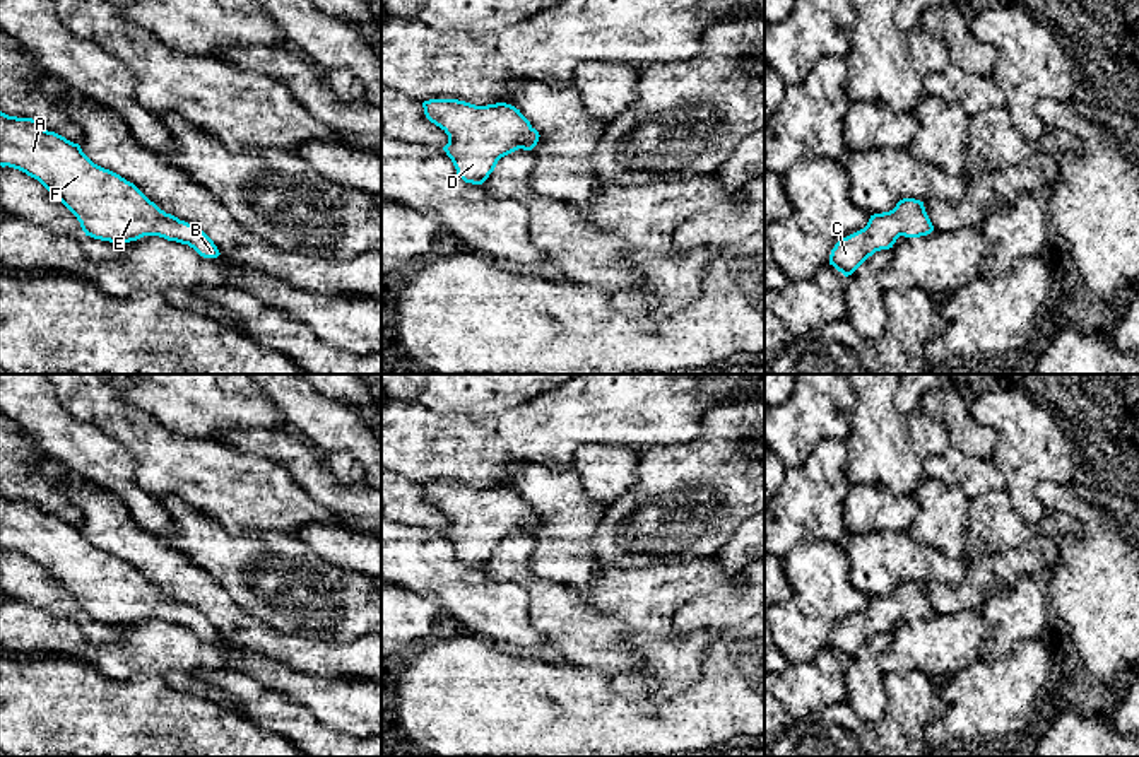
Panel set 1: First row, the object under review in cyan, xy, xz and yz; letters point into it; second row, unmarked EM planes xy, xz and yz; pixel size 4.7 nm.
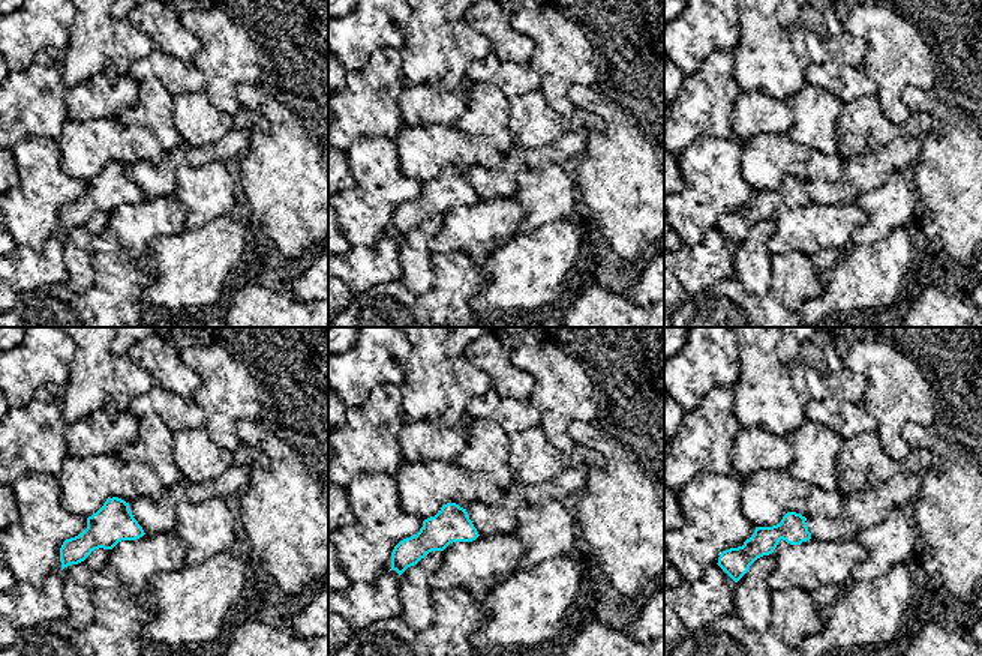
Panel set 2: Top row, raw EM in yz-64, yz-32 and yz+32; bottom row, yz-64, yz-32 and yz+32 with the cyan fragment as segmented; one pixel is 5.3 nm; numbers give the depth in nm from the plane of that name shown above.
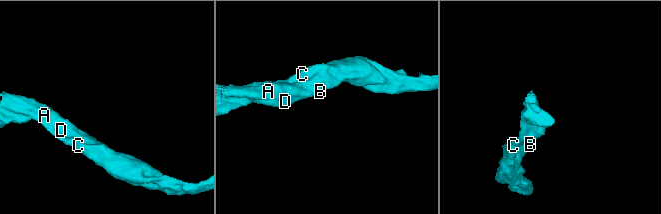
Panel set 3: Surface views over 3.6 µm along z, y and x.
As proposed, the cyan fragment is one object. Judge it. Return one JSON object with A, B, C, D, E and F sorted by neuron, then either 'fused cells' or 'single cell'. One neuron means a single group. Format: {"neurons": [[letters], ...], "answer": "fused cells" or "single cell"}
{"neurons": [["A", "B", "C", "D", "E", "F"]], "answer": "single cell"}

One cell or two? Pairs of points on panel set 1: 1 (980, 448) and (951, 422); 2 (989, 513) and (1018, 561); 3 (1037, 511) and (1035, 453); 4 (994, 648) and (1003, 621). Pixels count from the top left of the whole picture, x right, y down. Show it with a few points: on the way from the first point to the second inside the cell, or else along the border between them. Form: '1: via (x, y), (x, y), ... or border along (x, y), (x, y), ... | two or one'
1: via (973, 441), (958, 426) | one
2: border along (1038, 532), (1008, 552), (979, 556), (972, 561) | two
3: via (1028, 498), (1028, 467) | one
4: via (1001, 641), (1003, 627) | one

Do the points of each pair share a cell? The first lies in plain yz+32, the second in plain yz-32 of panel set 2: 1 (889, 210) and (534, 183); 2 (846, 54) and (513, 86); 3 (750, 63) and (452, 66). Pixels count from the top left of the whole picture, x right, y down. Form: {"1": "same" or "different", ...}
{"1": "same", "2": "different", "3": "same"}

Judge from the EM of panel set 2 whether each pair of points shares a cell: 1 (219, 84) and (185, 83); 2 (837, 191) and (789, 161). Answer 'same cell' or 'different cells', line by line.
1: different cells
2: different cells

